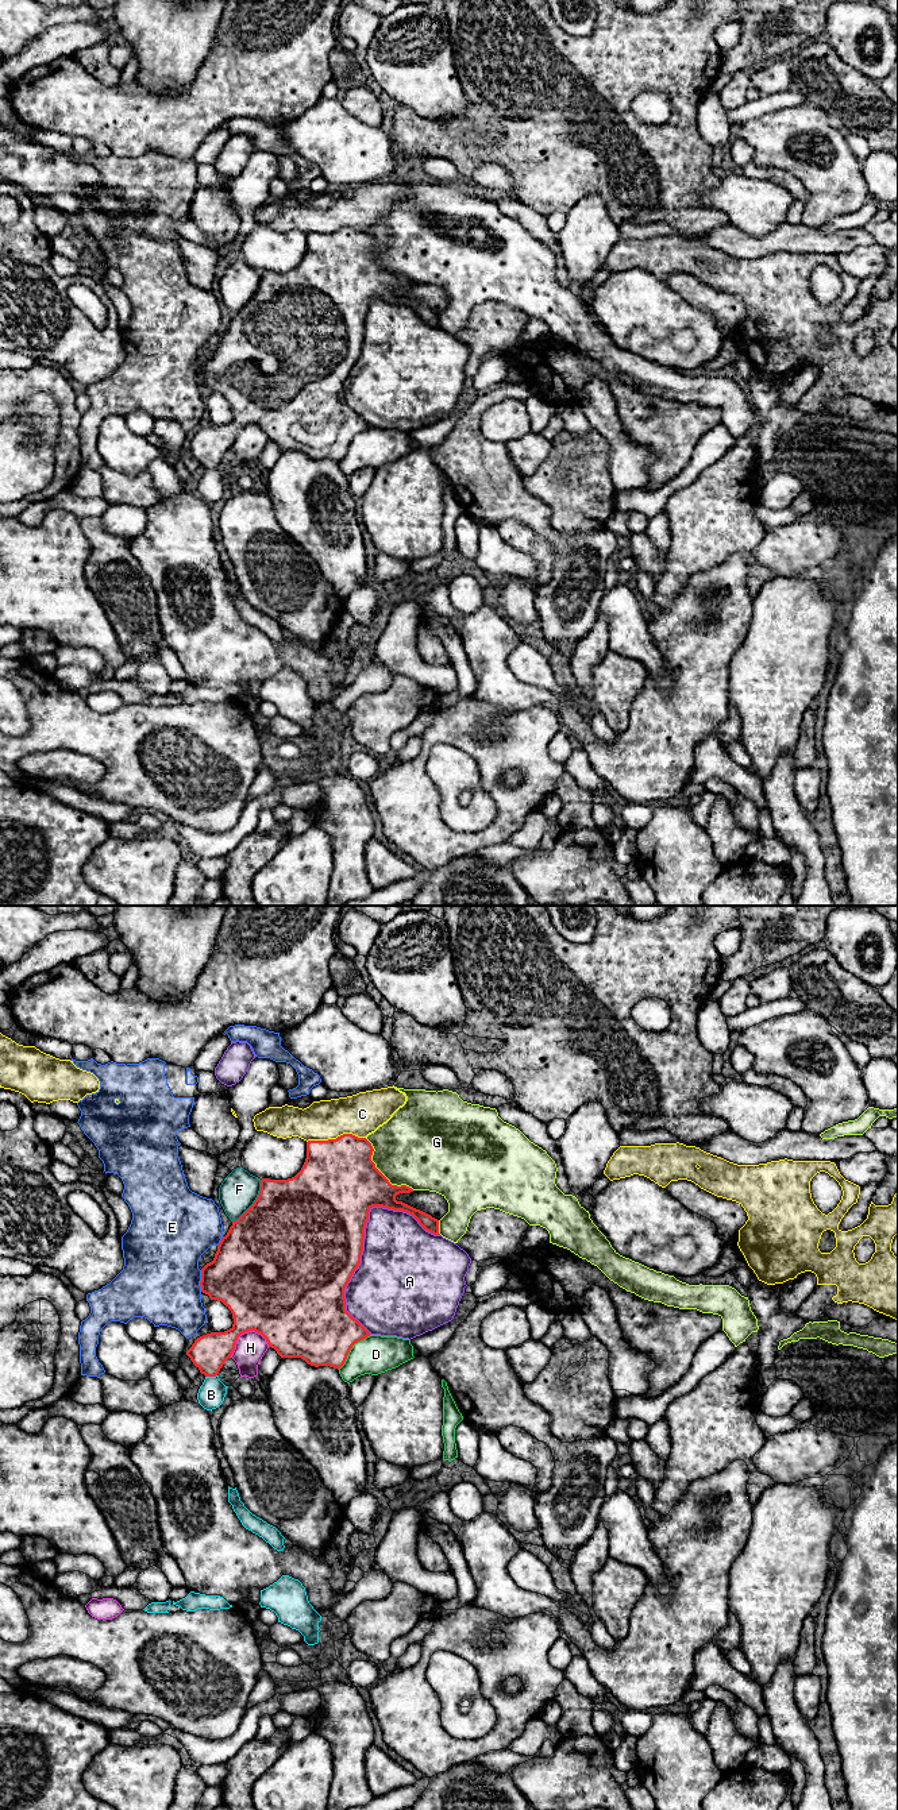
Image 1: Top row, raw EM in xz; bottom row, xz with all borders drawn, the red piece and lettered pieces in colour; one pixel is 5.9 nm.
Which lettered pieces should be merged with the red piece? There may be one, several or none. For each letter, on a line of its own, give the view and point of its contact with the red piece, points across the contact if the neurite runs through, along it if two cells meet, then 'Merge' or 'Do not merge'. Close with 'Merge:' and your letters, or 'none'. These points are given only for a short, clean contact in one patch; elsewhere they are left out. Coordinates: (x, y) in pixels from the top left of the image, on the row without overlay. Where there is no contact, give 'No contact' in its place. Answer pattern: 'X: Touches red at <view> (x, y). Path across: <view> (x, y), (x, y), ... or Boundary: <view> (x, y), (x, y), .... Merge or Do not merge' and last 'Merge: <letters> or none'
A: Touches red at xz (358, 358). Do not merge
B: Touches red at xz (211, 469). Path across: xz (208, 446), (211, 469), (211, 487). Merge
C: Touches red at xz (336, 231). Do not merge
D: Touches red at xz (351, 440). Do not merge
E: Touches red at xz (200, 374). Do not merge
F: Touches red at xz (254, 294). Do not merge
G: Touches red at xz (380, 265). Do not merge
H: Touches red at xz (245, 424). Do not merge
Merge: B

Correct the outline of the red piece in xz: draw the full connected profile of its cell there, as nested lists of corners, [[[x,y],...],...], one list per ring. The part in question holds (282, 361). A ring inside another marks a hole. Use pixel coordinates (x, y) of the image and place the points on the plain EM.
[[[352,227],[328,234],[308,234],[301,263],[288,273],[262,271],[254,297],[232,314],[227,328],[221,331],[213,354],[201,362],[200,379],[211,393],[221,394],[231,404],[234,417],[224,425],[197,431],[186,444],[193,458],[205,468],[197,486],[199,497],[204,502],[212,503],[223,497],[228,479],[217,467],[231,451],[238,431],[244,425],[261,427],[281,451],[301,451],[311,459],[329,459],[338,463],[344,458],[352,439],[370,429],[370,425],[346,404],[344,382],[361,356],[365,321],[373,300],[406,305],[425,324],[440,328],[438,312],[396,293],[397,287],[411,286],[413,282],[392,278],[371,254],[373,244],[366,231]]]

